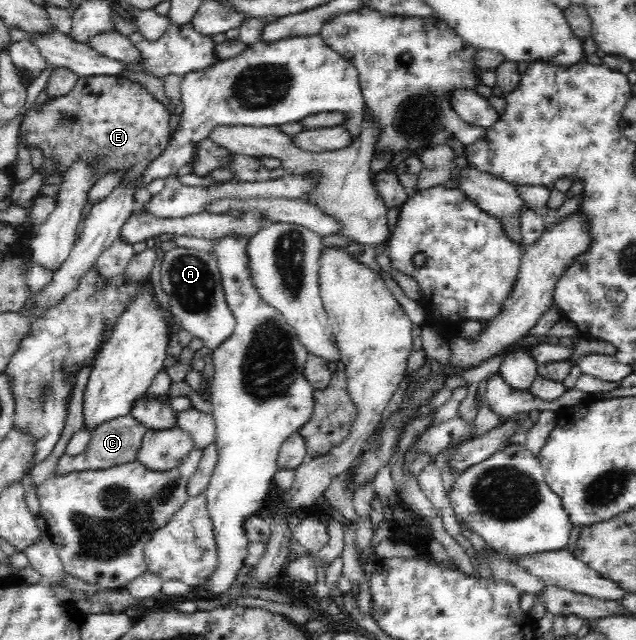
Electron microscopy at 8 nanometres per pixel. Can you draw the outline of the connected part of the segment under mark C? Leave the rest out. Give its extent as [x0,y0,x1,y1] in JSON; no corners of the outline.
[56,414,149,474]

